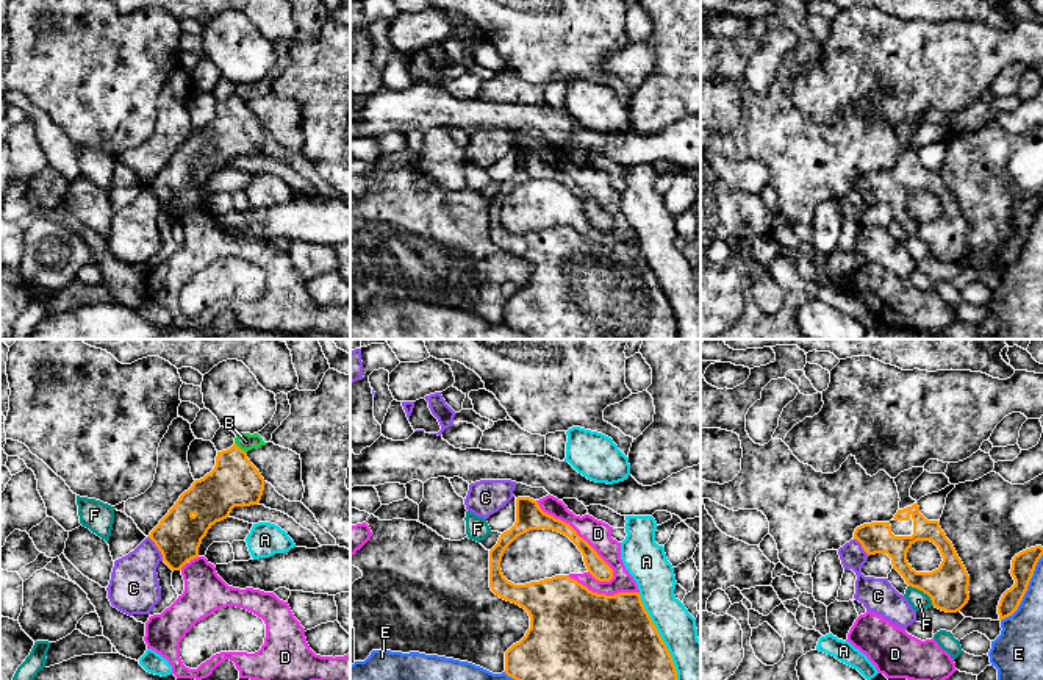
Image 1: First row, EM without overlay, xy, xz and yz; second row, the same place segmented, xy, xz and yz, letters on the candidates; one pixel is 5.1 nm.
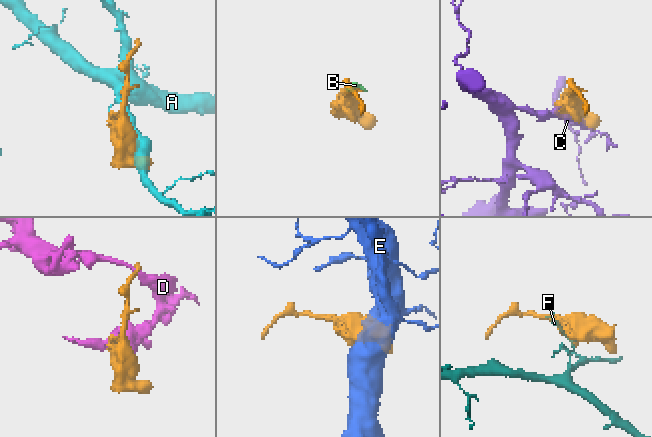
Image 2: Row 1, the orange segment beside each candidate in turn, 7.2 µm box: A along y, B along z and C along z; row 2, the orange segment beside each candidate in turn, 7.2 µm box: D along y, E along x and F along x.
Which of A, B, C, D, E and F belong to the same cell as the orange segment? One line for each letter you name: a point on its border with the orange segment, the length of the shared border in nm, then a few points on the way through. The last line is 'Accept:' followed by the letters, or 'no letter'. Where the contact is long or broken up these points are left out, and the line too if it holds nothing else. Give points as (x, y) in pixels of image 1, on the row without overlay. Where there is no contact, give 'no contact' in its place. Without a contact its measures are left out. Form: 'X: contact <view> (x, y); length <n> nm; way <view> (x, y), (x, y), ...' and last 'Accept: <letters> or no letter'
Accept: no letter

